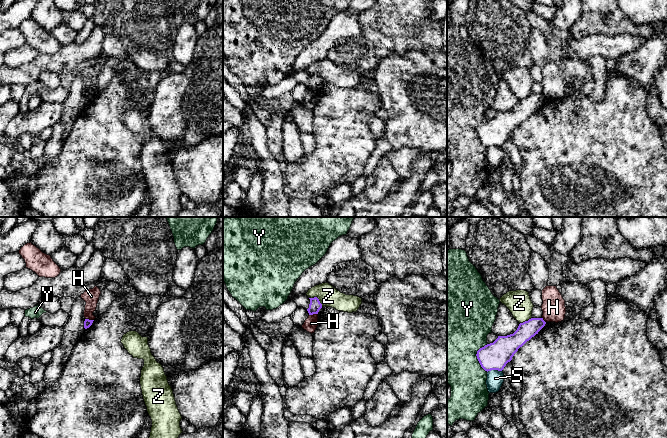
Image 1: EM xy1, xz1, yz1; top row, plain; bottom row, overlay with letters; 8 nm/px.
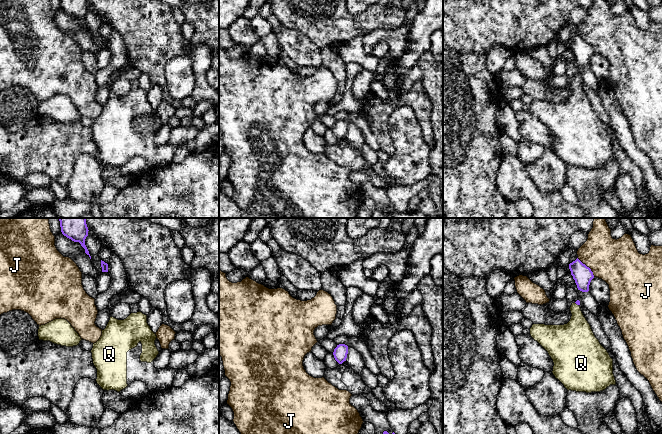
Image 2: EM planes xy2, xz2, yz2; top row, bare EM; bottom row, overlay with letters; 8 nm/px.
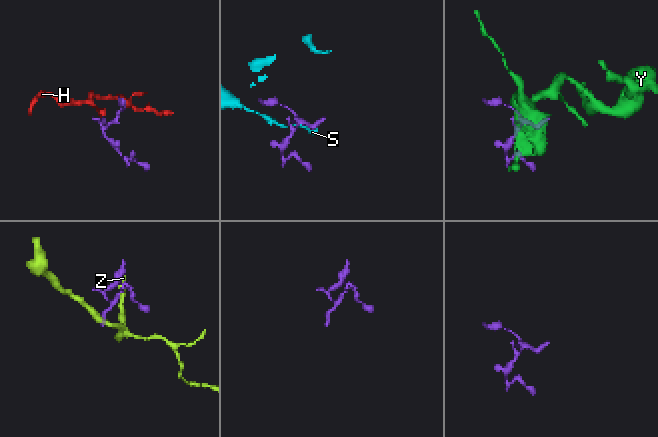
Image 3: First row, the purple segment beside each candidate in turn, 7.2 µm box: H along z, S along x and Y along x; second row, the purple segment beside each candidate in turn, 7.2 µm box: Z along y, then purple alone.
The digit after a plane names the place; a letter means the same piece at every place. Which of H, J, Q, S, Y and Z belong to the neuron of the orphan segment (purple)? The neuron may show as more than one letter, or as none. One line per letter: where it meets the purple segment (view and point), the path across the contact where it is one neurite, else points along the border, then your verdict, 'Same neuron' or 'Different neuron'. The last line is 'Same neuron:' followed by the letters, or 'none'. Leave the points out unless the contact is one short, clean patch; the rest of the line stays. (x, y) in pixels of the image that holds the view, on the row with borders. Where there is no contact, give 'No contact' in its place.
H: Touches purple at xy1 (88, 319). Boundary: xy1 (85, 318), (93, 320). Different neuron
J: Touches purple at yz2 (586, 266). Different neuron
Q: Touches purple at yz2 (576, 303). Path across: yz2 (577, 302), (576, 303), (577, 334). Same neuron
S: Touches purple at yz1 (494, 369). Different neuron
Y: Touches purple at yz1 (477, 357). Different neuron
Z: Touches purple at xz1 (317, 298). Boundary: xz1 (309, 297), (316, 297), (322, 306). Different neuron
Same neuron: Q

